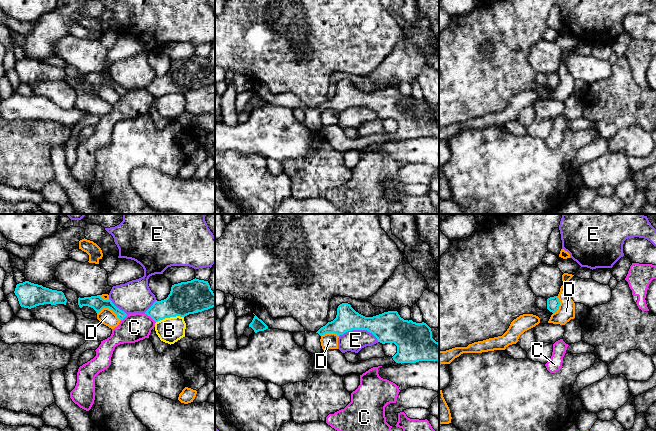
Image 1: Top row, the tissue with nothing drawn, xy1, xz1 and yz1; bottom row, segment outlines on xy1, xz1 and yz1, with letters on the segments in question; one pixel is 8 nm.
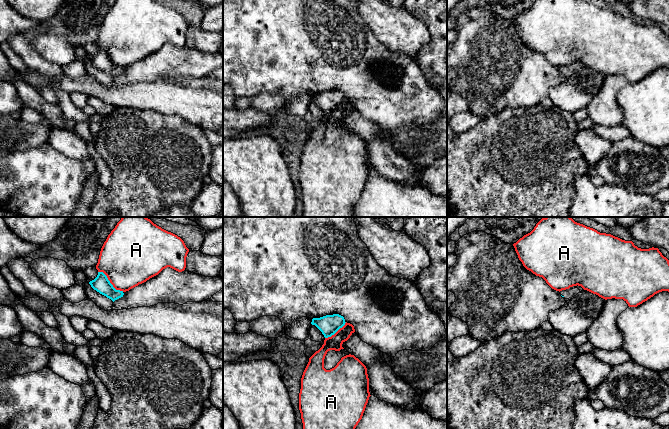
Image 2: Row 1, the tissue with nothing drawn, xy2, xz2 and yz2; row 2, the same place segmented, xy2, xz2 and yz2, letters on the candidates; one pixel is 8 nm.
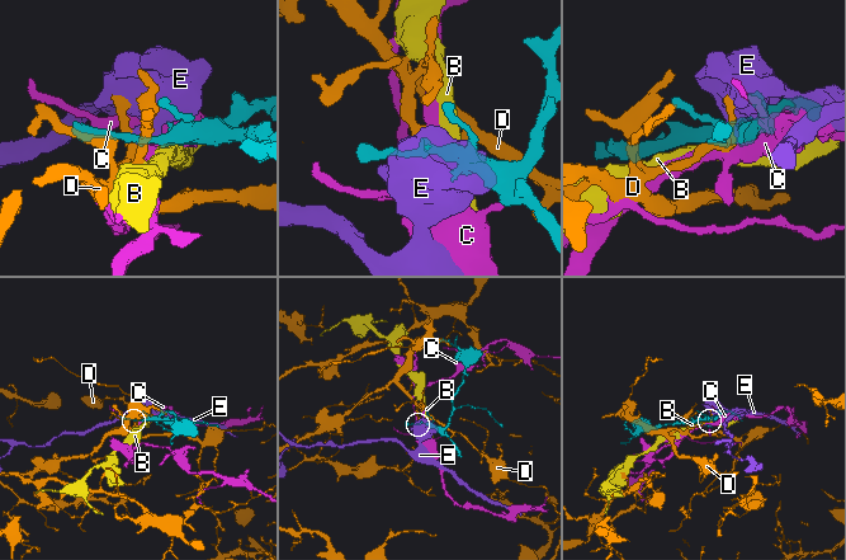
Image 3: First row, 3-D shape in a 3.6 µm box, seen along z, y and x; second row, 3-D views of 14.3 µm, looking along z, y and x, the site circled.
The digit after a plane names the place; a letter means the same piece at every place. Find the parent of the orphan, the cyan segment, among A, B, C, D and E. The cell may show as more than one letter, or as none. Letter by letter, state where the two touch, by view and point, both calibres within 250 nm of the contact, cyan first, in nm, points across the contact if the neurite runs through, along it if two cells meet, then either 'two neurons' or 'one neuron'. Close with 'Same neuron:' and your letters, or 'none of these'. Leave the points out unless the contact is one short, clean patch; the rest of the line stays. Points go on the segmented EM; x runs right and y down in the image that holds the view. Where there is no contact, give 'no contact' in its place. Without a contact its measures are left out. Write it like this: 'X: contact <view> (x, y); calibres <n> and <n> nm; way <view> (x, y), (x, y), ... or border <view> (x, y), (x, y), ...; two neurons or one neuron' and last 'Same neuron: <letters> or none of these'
A: contact xy2 (109, 282); calibres 140 and 460 nm; border xy2 (98, 271), (101, 271), (116, 289), (123, 291); two neurons
B: contact xy1 (169, 317); calibres 260 and 200 nm; border xy1 (183, 316), (165, 317), (156, 322); two neurons
C: contact xy1 (150, 316); calibres 200 and 220 nm; two neurons
D: contact xy1 (109, 308); calibres 110 and 140 nm; border xy1 (97, 312), (103, 308), (109, 308), (120, 320); two neurons
E: contact xz1 (359, 329); calibres 260 and 170 nm; border xz1 (339, 335), (352, 330), (367, 330), (378, 341); two neurons
Same neuron: none of these

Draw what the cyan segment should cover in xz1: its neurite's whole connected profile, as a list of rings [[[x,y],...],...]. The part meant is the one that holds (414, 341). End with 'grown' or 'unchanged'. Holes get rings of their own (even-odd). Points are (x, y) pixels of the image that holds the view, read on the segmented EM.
[[[342,303],[337,308],[336,318],[316,333],[340,336],[352,330],[367,330],[382,344],[394,343],[397,353],[392,358],[396,363],[439,361],[439,343],[432,338],[431,328],[424,322],[404,320],[397,311],[365,317],[350,304]]] | unchanged

